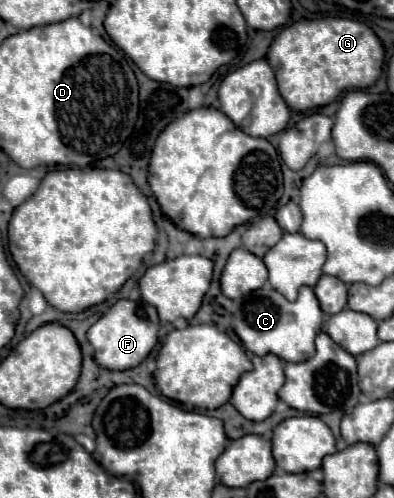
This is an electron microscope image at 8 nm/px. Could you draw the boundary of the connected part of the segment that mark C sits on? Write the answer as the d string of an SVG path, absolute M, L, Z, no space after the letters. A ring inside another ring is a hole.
M265 285L243 299L241 309L233 315L233 323L235 323L235 333L251 353L259 357L273 353L283 361L297 363L313 357L315 353L313 339L321 331L323 313L321 313L321 307L317 305L317 297L311 287L301 289L297 301L289 303L285 301L285 297L281 297L281 293Z

